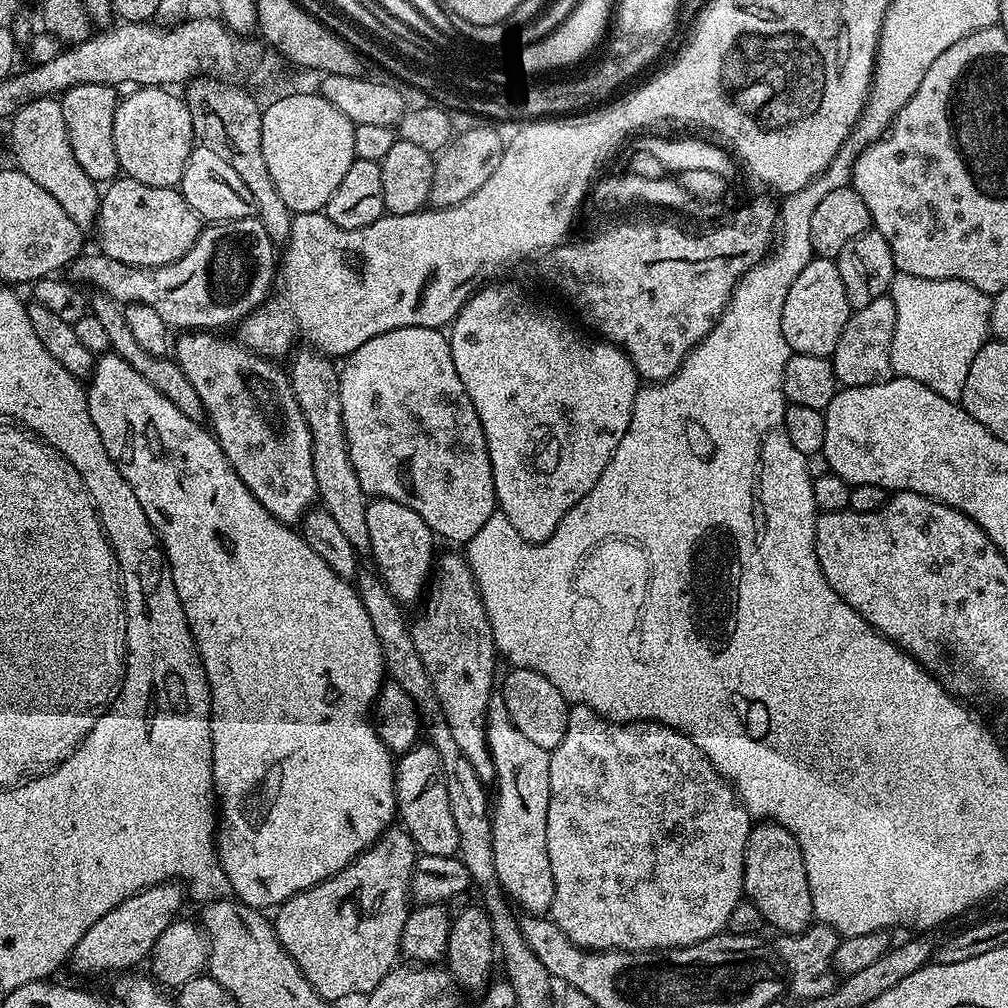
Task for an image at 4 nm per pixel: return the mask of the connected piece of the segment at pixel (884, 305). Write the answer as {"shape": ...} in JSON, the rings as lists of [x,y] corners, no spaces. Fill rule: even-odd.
{"shape":[[[891,295],[874,298],[870,306],[857,308],[849,316],[842,330],[842,338],[838,338],[838,346],[832,351],[830,357],[837,381],[843,387],[870,386],[887,380],[893,375],[892,339],[895,321],[896,307]]]}

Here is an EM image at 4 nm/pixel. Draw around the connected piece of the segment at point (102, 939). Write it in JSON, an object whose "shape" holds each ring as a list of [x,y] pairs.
{"shape":[[[169,882],[166,884],[155,884],[145,890],[126,898],[110,914],[102,914],[86,934],[82,934],[82,942],[73,950],[70,964],[73,964],[80,972],[88,976],[96,976],[99,972],[116,972],[124,974],[135,964],[143,965],[152,952],[154,942],[162,935],[162,930],[170,926],[181,915],[180,907],[186,900],[184,892],[179,883]]]}

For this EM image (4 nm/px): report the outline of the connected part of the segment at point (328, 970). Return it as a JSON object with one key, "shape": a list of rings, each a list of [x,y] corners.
{"shape":[[[392,826],[380,835],[380,839],[375,844],[371,844],[362,855],[356,857],[341,872],[334,874],[330,878],[326,878],[321,884],[316,884],[313,888],[307,888],[305,892],[299,892],[297,896],[290,897],[285,904],[281,904],[275,909],[274,927],[278,942],[284,947],[286,954],[290,954],[290,958],[298,966],[298,970],[306,978],[306,982],[310,982],[310,986],[314,986],[314,990],[323,1000],[335,1002],[335,1000],[344,1000],[347,996],[361,995],[360,997],[363,997],[365,994],[371,994],[378,986],[378,982],[382,982],[384,975],[397,967],[398,960],[396,960],[396,956],[399,957],[401,955],[402,930],[406,926],[406,918],[410,911],[412,873],[417,863],[418,849],[416,844],[408,837],[408,833],[404,831],[403,827]]]}

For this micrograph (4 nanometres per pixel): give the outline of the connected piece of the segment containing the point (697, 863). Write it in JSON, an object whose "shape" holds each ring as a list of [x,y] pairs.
{"shape":[[[573,704],[568,709],[566,734],[562,738],[562,742],[558,742],[558,746],[553,748],[550,753],[550,806],[548,807],[548,821],[546,822],[546,850],[550,854],[550,874],[554,874],[554,902],[550,909],[550,918],[560,927],[562,934],[566,934],[566,938],[570,938],[570,942],[574,942],[580,948],[587,948],[594,952],[610,952],[613,950],[618,952],[650,952],[661,948],[685,948],[686,946],[694,946],[711,936],[721,935],[727,929],[730,922],[730,913],[734,911],[734,906],[738,906],[744,896],[744,851],[746,850],[748,835],[753,827],[753,821],[750,819],[744,805],[737,800],[731,784],[709,762],[706,754],[702,754],[702,750],[698,750],[698,746],[694,746],[694,742],[689,736],[682,734],[677,728],[655,722],[605,720],[594,710],[587,708],[586,705]]]}

